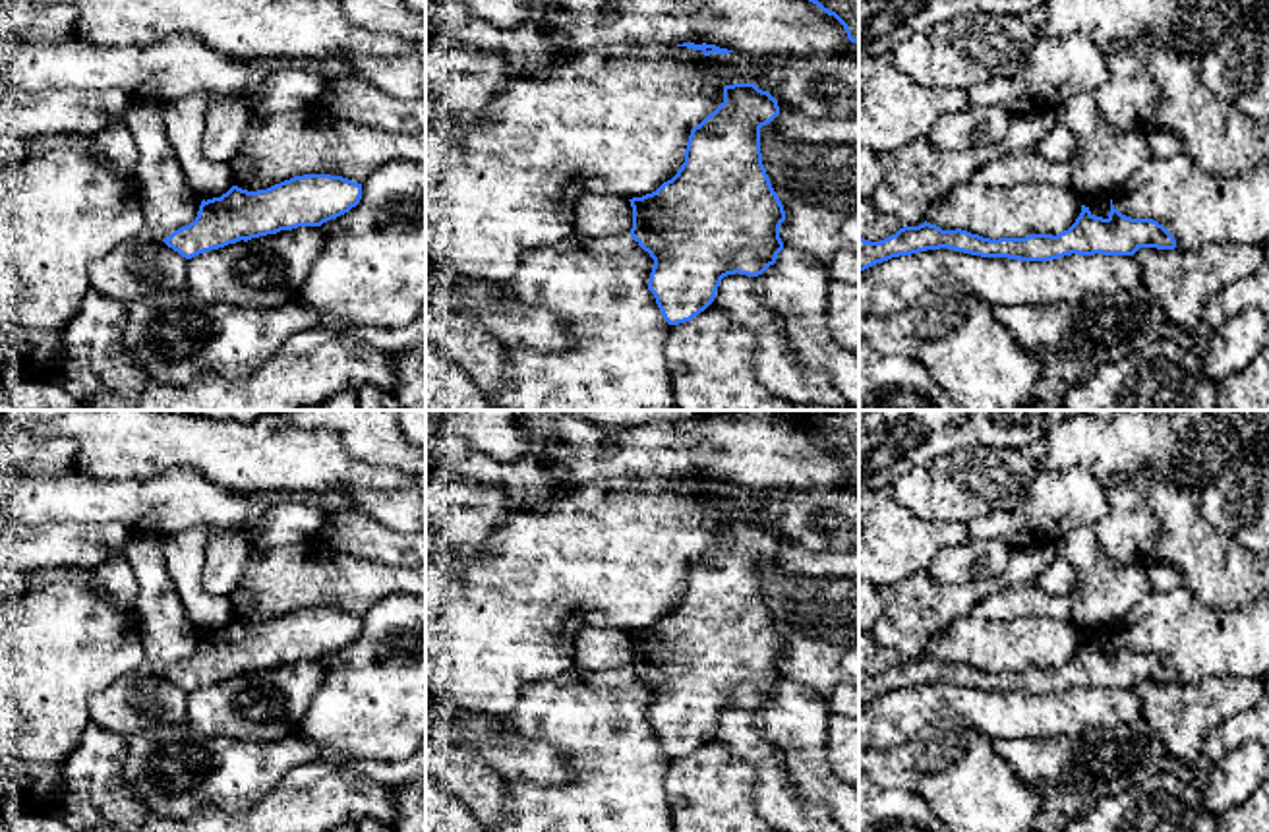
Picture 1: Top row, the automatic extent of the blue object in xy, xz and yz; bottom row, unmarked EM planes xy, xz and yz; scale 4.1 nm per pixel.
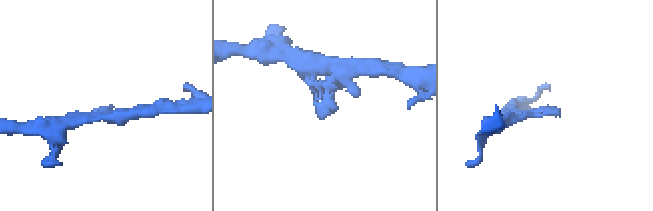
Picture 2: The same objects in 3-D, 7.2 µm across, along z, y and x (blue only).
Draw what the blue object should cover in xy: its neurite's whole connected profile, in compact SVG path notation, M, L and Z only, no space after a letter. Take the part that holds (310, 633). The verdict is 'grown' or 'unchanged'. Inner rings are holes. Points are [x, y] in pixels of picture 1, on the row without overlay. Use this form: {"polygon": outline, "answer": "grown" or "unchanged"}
{"polygon": "M304 608L267 623L232 619L226 627L203 633L197 650L162 675L192 693L199 687L251 671L321 660L356 640L362 617L331 608Z", "answer": "unchanged"}

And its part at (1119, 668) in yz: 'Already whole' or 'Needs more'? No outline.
Already whole

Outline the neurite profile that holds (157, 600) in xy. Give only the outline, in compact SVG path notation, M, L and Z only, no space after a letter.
M132 534L124 557L137 579L135 617L145 660L141 671L162 675L195 654L201 631L190 621L170 580L161 534Z

